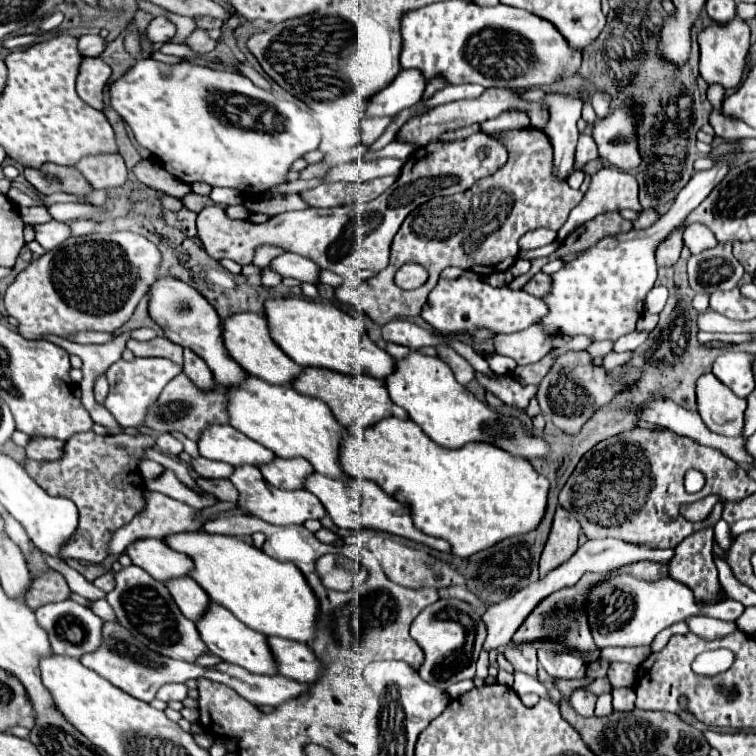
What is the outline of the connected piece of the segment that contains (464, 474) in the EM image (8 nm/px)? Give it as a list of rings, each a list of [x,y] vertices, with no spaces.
[[[390,416],[368,428],[360,428],[360,424],[346,426],[346,438],[342,438],[340,444],[338,464],[342,470],[346,470],[346,474],[358,480],[370,480],[388,496],[396,498],[398,502],[406,502],[414,526],[430,536],[446,540],[450,544],[450,552],[460,558],[468,558],[486,546],[494,546],[494,542],[500,542],[502,538],[534,530],[546,512],[550,486],[546,478],[538,474],[528,460],[512,456],[510,452],[488,442],[468,442],[460,450],[450,450],[430,440],[412,420]]]

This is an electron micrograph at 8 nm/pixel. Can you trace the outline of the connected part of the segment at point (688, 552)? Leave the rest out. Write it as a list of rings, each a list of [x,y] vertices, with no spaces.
[[[710,528],[710,530],[700,530],[700,534],[686,538],[686,542],[680,542],[674,548],[674,556],[668,562],[670,578],[676,578],[678,582],[684,582],[688,588],[692,588],[696,600],[702,606],[712,606],[712,604],[718,604],[718,602],[724,600],[722,586],[720,586],[720,580],[718,580],[718,570],[716,570],[716,564],[712,560],[712,550],[714,550],[712,536],[714,536],[714,530]]]

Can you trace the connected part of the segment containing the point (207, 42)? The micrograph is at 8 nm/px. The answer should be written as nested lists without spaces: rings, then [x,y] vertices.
[[[196,28],[188,38],[186,38],[186,46],[190,46],[194,52],[200,52],[200,54],[208,54],[216,48],[216,40],[212,40],[206,30],[200,30]]]

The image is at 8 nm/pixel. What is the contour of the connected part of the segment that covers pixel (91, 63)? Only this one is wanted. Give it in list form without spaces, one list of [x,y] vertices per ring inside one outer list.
[[[84,58],[78,80],[76,80],[76,90],[78,96],[90,104],[96,110],[104,110],[104,86],[108,84],[112,76],[112,68],[104,64],[100,58]]]

